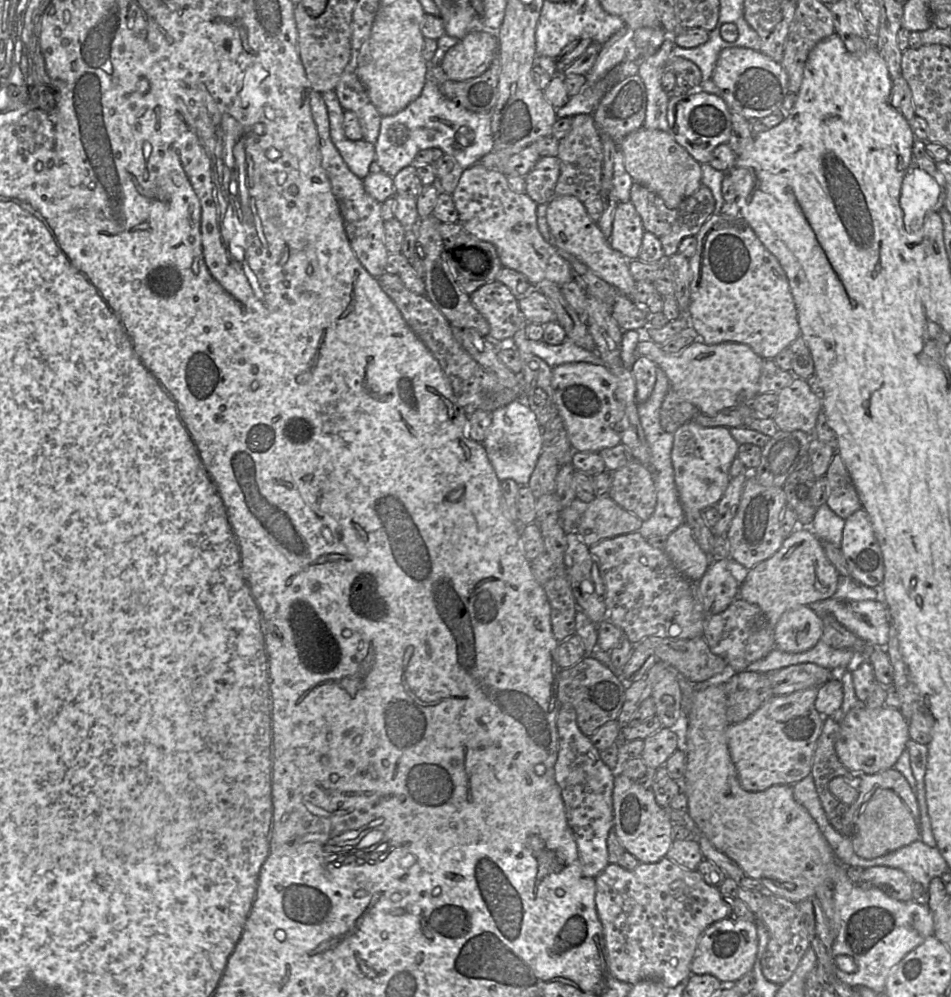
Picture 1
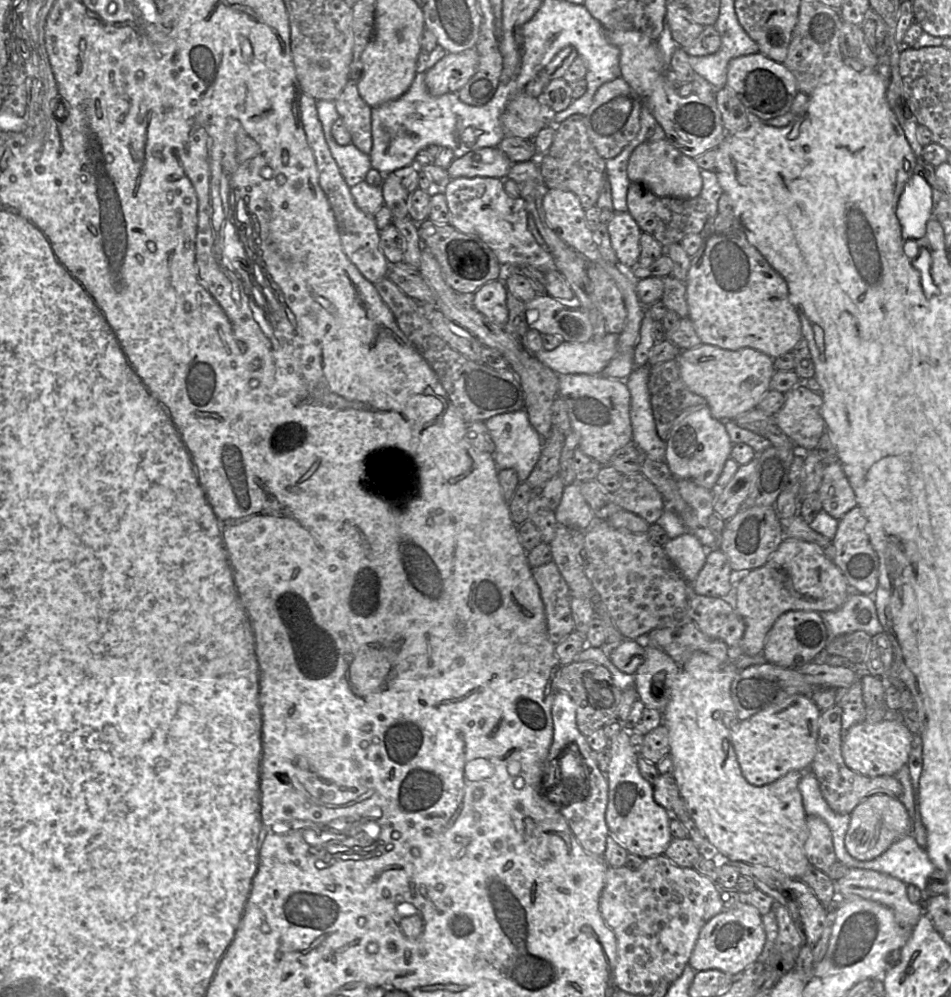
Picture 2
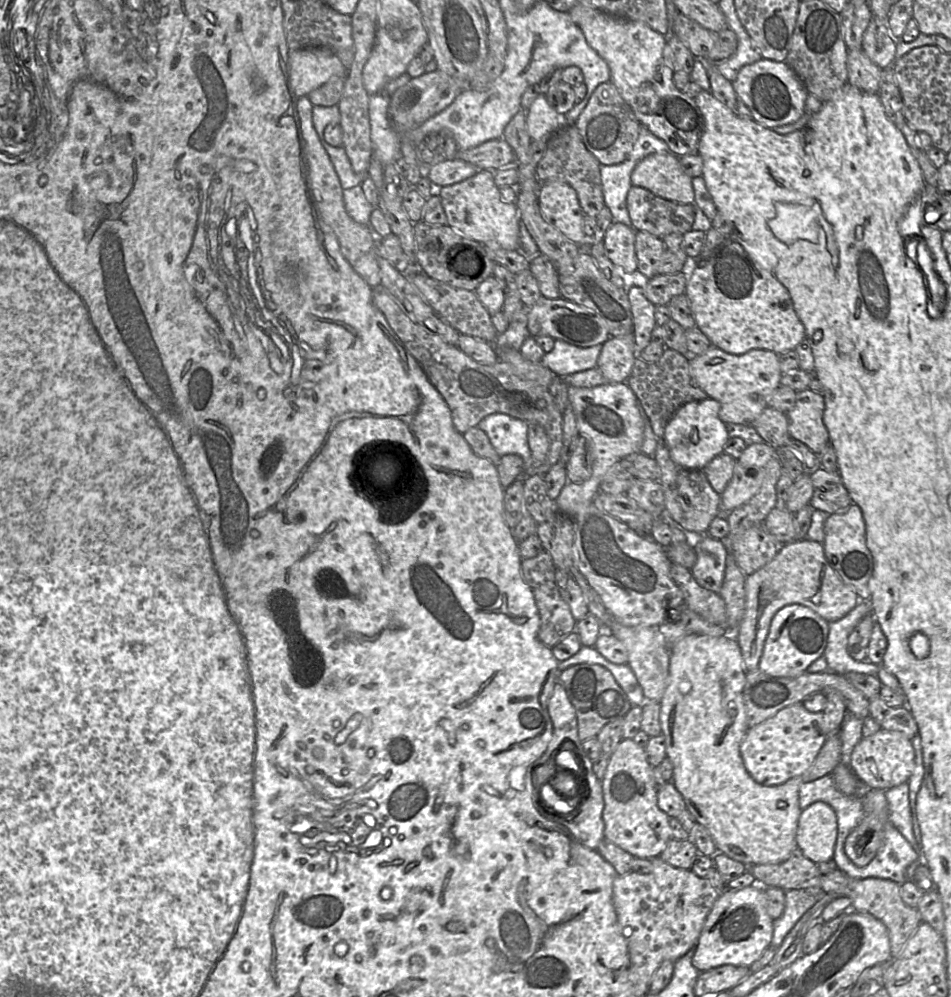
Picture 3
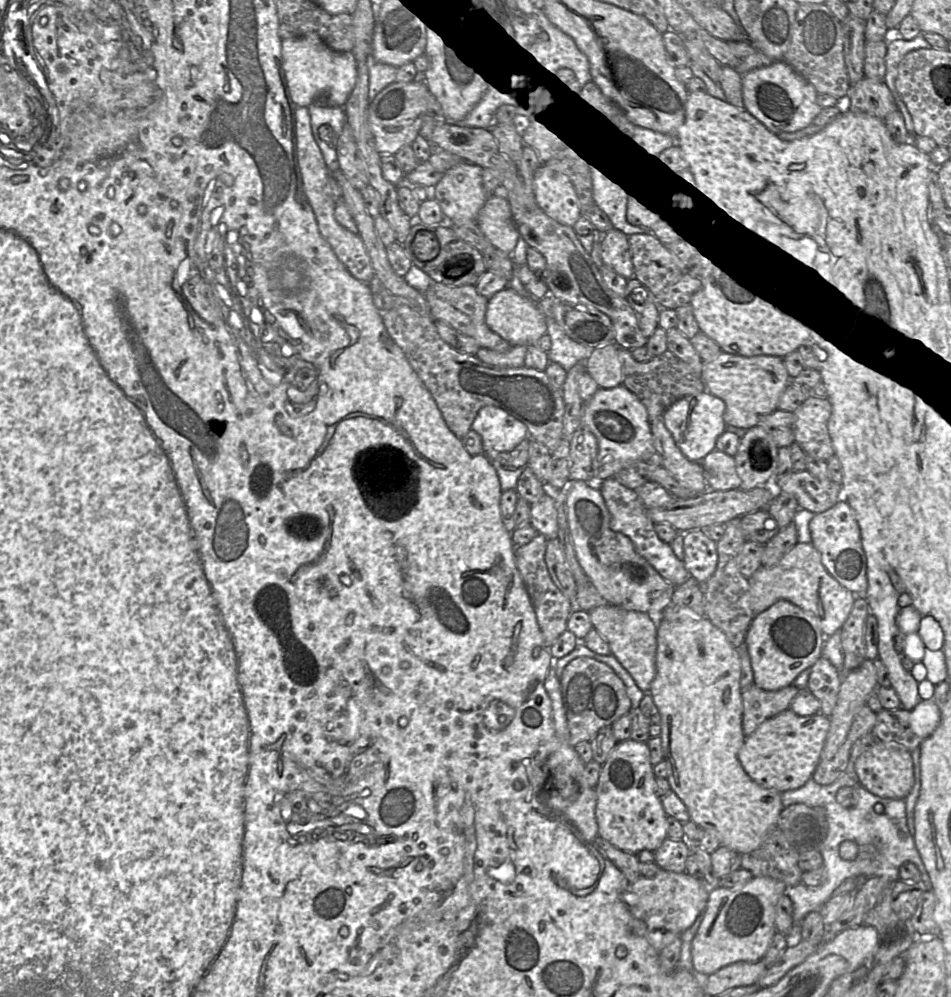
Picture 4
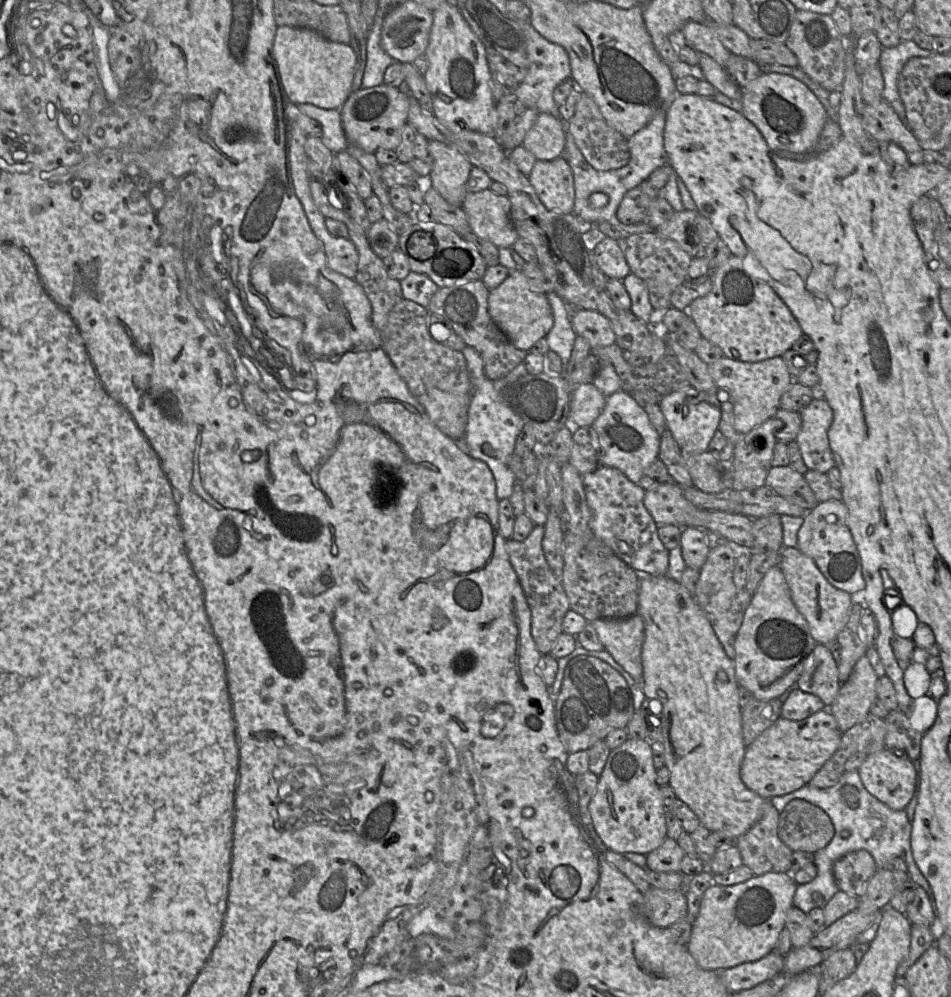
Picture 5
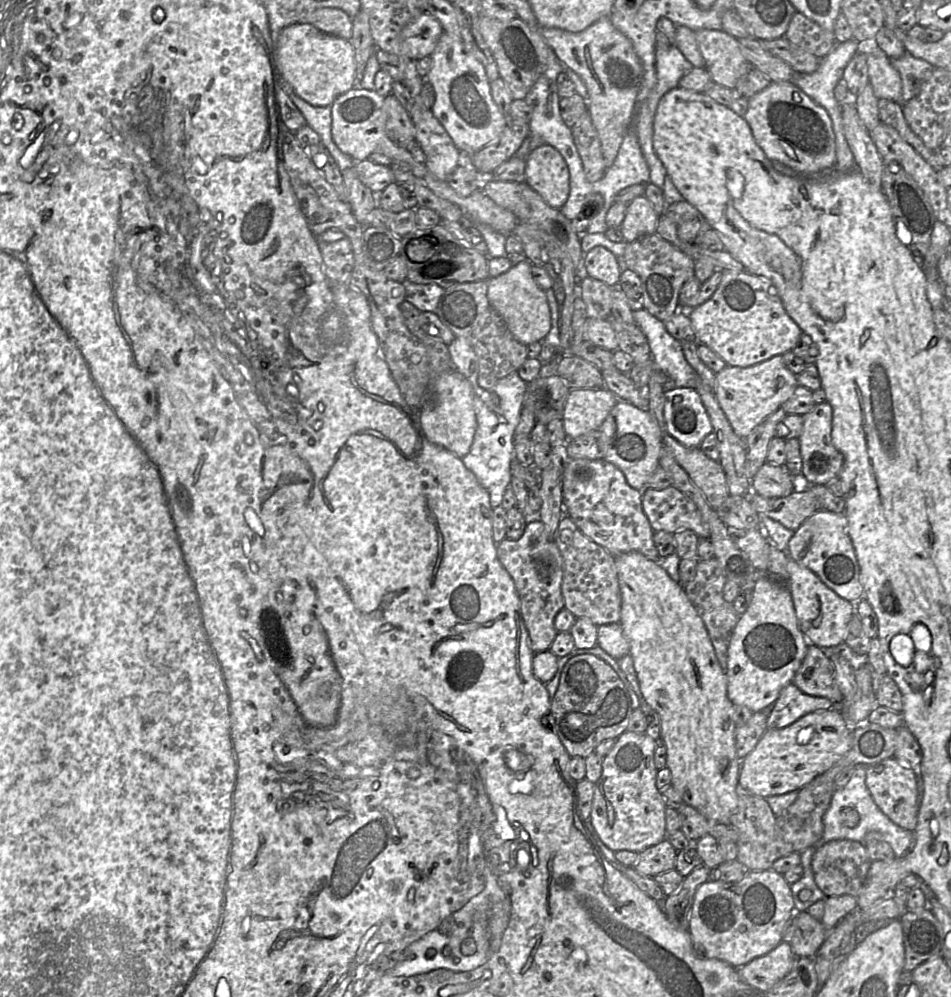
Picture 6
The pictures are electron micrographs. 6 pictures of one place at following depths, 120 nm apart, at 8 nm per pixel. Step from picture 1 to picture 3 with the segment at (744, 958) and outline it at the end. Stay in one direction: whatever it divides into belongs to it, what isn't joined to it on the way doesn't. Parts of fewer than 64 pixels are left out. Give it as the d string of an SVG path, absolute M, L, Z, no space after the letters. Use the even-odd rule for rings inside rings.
M759 884L729 890L721 894L708 914L692 959L693 966L704 972L722 965L750 967L771 946L773 920L765 906L764 887Z

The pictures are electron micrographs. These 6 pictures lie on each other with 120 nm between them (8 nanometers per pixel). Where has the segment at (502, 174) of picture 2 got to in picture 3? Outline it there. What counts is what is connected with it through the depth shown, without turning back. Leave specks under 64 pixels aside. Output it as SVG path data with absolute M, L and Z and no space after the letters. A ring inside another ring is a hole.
M461 159L437 162L424 171L436 189L452 185L468 179L481 170L469 162Z

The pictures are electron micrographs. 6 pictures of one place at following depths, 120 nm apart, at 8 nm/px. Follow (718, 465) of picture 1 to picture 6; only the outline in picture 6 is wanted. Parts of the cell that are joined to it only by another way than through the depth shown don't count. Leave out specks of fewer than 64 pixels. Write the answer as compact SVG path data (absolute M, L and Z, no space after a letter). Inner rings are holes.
M677 387L666 391L664 398L669 434L687 447L700 448L713 426L698 392L690 387Z

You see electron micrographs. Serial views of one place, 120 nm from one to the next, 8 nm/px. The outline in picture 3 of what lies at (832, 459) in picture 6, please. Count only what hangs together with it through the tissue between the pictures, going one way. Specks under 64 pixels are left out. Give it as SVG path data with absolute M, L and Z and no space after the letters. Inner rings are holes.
M809 388L796 392L795 405L786 413L788 433L819 455L829 444L829 434L824 425L824 397Z

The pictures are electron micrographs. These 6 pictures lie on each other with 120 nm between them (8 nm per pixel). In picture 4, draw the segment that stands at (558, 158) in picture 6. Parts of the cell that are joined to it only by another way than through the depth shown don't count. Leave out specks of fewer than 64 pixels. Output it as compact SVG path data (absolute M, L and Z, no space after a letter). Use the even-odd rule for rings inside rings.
M541 165L533 175L533 190L538 206L555 221L573 227L579 217L580 204L570 178Z

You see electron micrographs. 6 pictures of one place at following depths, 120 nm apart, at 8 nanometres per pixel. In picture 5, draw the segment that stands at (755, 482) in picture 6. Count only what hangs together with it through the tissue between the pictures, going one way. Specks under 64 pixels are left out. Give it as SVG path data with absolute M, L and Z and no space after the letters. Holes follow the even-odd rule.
M788 465L771 467L764 485L806 511L819 503L804 476Z

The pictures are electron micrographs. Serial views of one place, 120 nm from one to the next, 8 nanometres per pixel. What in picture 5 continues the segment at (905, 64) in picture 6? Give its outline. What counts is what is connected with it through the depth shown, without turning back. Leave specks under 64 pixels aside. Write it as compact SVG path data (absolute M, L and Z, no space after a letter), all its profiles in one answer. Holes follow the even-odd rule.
M913 40L901 41L897 46L882 48L879 68L884 80L883 98L901 120L905 121L905 108L900 98L897 80L906 61L912 57L929 57L934 52L920 48Z

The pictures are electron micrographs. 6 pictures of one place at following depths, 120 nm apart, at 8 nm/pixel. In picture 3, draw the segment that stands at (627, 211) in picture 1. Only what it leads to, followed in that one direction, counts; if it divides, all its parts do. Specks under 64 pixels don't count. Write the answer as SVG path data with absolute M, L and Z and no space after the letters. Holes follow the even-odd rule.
M613 222L603 238L608 258L623 273L633 273L637 270L636 231L633 227L621 222Z

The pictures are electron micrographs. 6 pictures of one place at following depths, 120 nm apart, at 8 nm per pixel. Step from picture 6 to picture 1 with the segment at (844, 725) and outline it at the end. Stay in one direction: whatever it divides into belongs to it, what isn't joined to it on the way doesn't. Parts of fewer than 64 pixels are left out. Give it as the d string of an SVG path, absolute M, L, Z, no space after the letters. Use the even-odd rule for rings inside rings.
M810 687L775 696L744 721L728 726L727 743L744 790L758 792L772 785L793 785L811 774L816 742L824 721L815 708L818 689Z

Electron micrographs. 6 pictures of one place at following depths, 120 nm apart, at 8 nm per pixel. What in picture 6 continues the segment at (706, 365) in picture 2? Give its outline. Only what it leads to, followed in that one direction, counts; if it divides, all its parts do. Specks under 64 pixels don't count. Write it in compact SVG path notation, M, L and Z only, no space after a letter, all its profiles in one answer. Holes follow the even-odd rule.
M783 355L749 367L726 366L716 373L714 393L733 431L746 438L767 417L777 411L798 386L795 375L785 364Z

